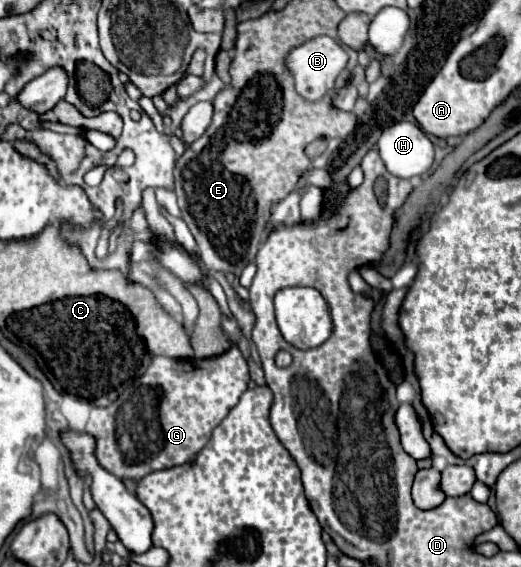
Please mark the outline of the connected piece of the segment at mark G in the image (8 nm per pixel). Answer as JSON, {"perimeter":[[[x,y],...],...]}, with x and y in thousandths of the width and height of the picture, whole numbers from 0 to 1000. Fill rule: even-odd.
{"perimeter":[[[441,612],[434,623],[403,633],[384,633],[384,647],[361,633],[296,630],[280,658],[215,714],[180,718],[173,728],[165,764],[184,774],[192,824],[226,845],[269,848],[292,831],[372,817],[411,753],[426,746],[476,686],[476,672],[476,637],[457,612]]]}

